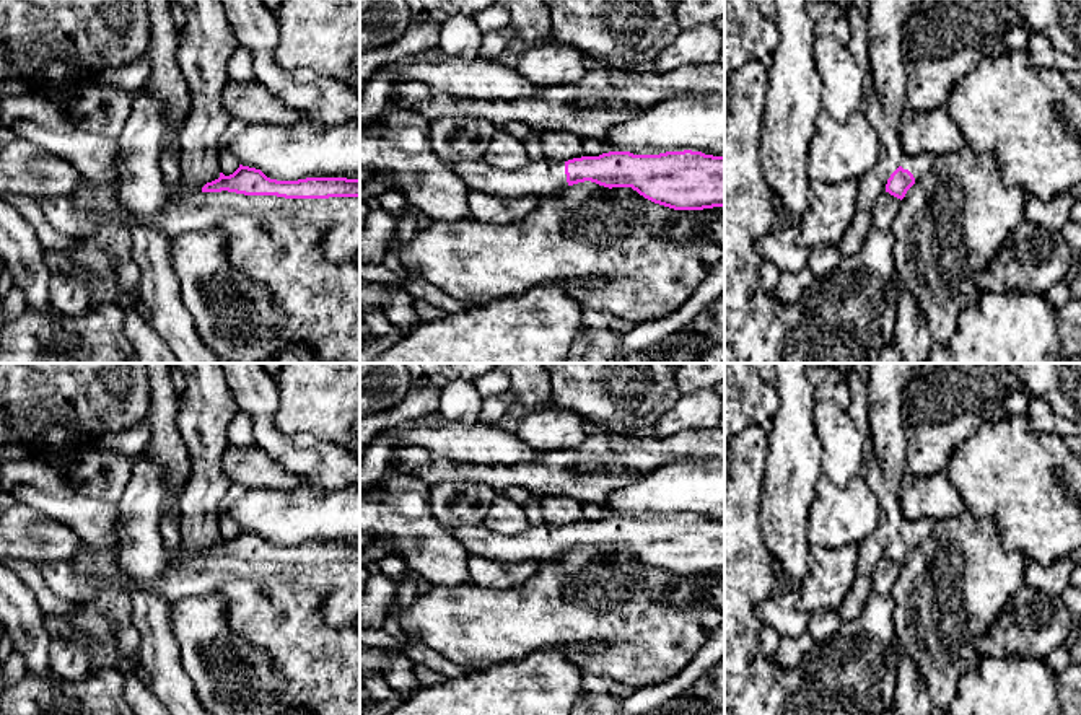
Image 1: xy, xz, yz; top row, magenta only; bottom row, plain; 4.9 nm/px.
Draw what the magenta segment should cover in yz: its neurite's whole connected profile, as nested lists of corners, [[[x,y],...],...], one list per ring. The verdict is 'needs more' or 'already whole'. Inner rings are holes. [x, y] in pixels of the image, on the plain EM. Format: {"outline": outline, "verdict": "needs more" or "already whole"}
{"outline": [[[905,520],[887,544],[886,557],[902,565],[907,555],[930,537],[934,523],[934,520]]], "verdict": "needs more"}

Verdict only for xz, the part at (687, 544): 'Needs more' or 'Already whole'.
Needs more

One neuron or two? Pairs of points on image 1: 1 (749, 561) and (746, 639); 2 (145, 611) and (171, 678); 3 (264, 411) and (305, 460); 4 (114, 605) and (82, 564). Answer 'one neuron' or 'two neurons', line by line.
1: one neuron
2: one neuron
3: one neuron
4: one neuron

